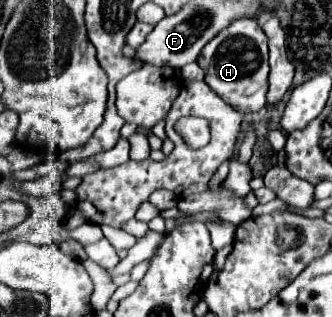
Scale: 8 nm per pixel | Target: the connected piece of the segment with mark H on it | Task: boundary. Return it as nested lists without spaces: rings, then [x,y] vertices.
[[[237,18],[237,22],[231,22],[209,42],[209,46],[205,46],[205,50],[201,50],[197,62],[205,70],[205,82],[241,114],[257,112],[265,106],[269,88],[269,50],[267,36],[255,18]]]

